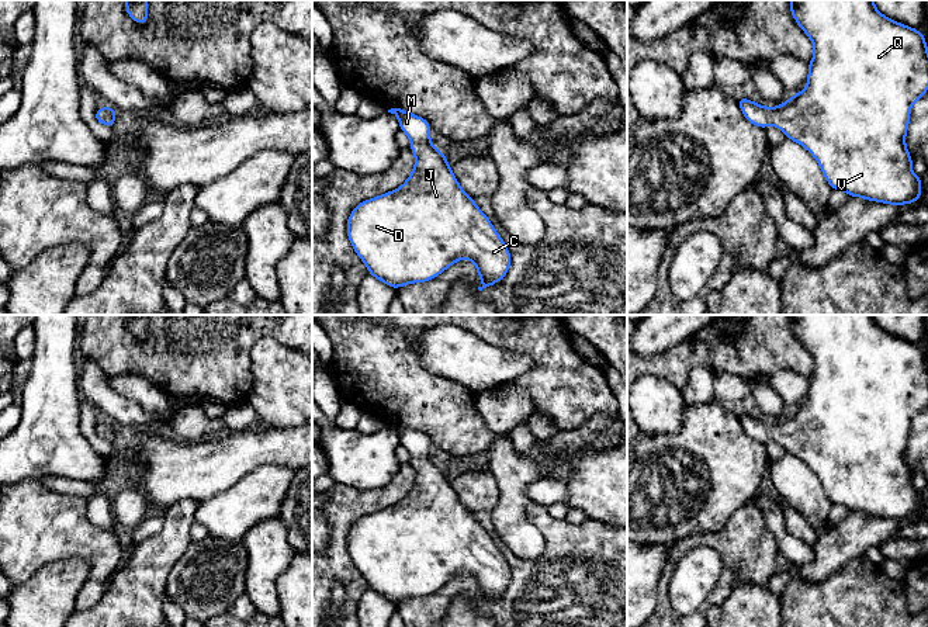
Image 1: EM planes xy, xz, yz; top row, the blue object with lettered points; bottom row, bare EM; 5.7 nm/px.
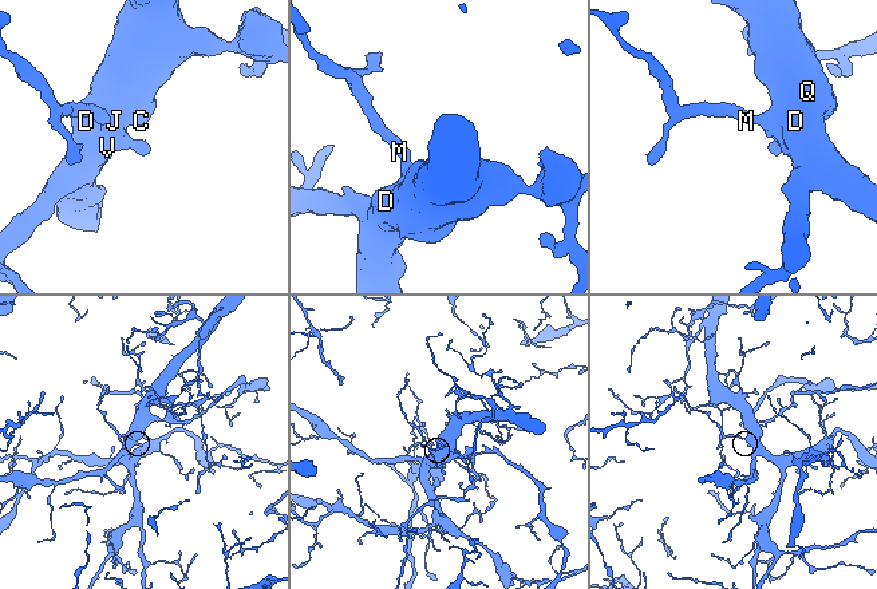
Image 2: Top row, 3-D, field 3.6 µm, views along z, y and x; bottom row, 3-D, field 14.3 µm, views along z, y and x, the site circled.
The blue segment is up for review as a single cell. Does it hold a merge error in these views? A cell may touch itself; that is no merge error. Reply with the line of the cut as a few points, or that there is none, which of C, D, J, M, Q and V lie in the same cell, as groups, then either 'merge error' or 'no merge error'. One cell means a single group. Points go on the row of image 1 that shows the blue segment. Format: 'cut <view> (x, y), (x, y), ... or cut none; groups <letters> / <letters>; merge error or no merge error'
cut none; groups C D J M Q V; no merge error

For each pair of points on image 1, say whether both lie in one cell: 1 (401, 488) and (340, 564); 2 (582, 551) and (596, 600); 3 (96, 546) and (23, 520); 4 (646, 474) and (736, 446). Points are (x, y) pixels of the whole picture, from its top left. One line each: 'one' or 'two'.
1: one
2: one
3: one
4: one

